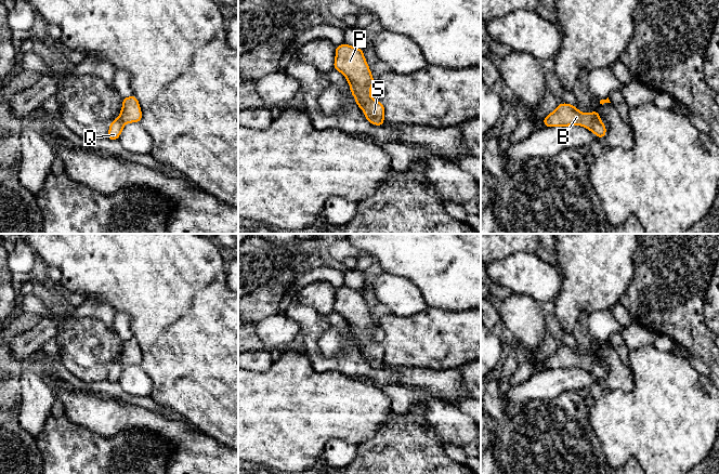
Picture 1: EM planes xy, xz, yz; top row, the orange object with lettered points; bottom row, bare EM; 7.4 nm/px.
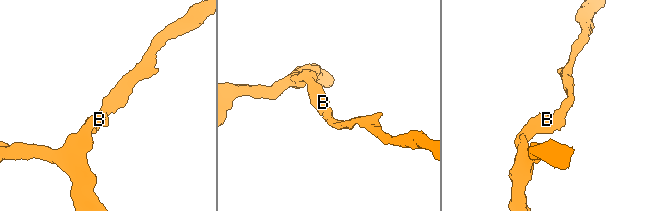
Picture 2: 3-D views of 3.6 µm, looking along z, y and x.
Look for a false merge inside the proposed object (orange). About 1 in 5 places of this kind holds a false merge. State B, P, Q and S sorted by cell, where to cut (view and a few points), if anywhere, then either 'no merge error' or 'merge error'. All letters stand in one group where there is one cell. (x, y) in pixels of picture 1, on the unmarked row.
B P Q S | no cut | no merge error

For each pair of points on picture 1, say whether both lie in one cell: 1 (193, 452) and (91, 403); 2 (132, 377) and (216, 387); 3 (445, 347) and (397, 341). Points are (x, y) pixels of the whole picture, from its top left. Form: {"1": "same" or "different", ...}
{"1": "same", "2": "different", "3": "same"}

